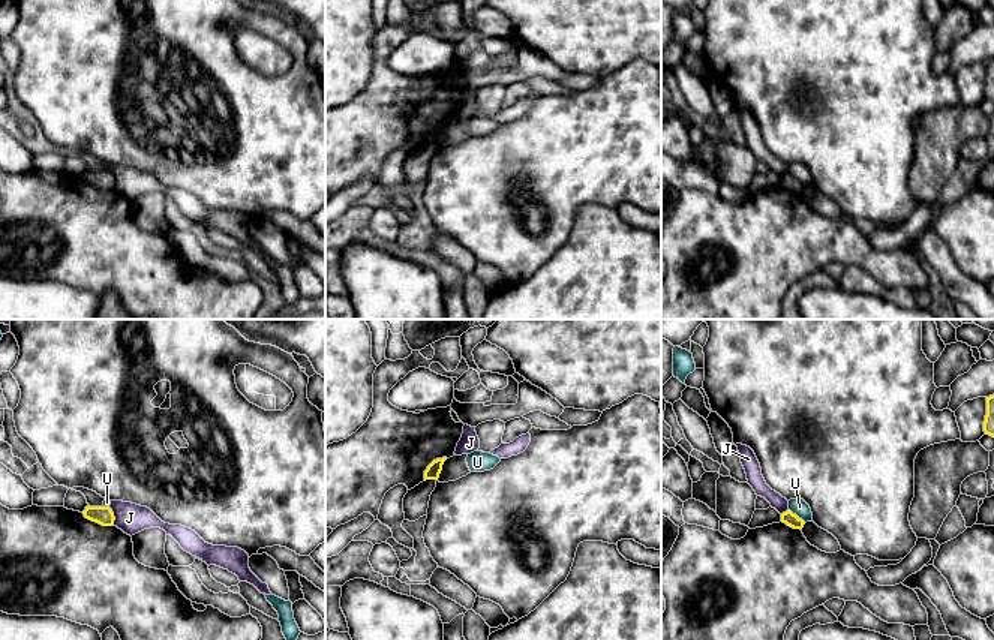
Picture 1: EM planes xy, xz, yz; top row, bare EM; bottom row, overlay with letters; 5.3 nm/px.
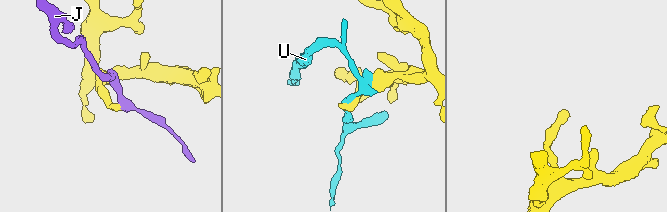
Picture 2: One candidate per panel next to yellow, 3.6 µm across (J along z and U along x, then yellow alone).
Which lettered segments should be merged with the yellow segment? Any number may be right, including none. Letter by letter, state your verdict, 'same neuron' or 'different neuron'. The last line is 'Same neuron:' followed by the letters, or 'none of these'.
J: different neuron
U: different neuron
Same neuron: none of these

